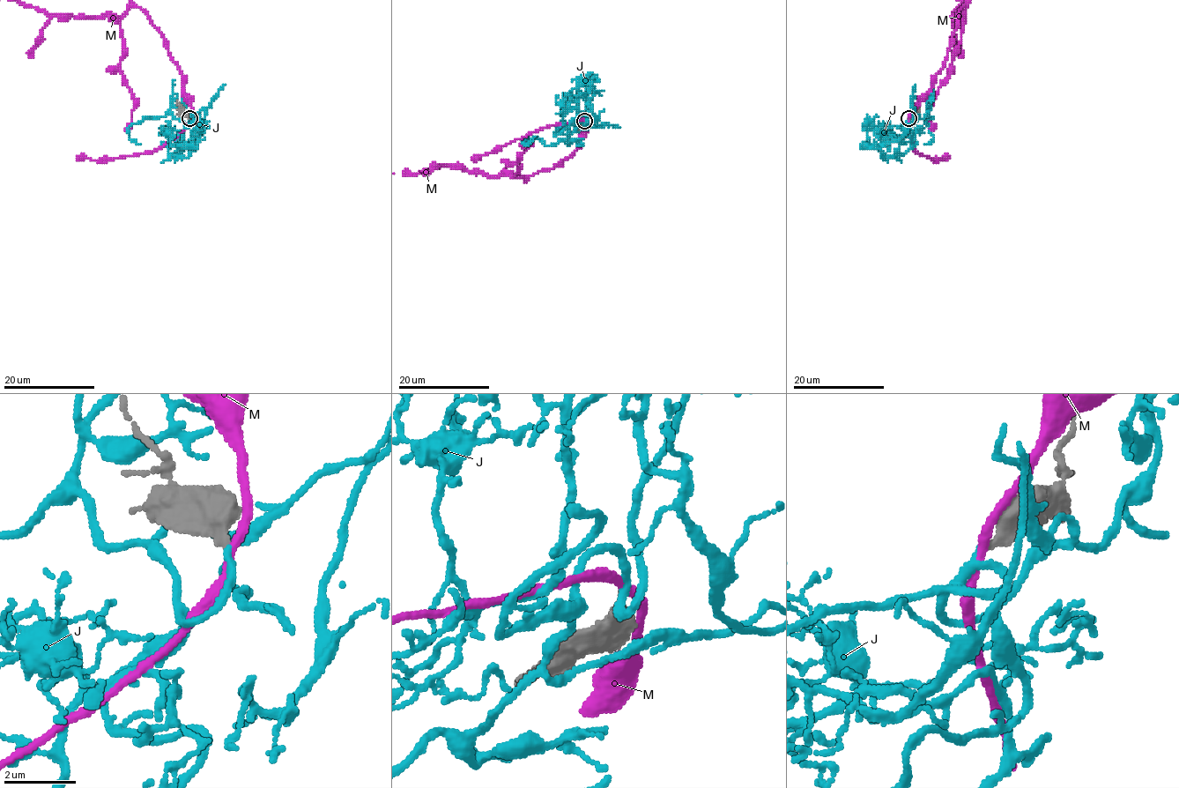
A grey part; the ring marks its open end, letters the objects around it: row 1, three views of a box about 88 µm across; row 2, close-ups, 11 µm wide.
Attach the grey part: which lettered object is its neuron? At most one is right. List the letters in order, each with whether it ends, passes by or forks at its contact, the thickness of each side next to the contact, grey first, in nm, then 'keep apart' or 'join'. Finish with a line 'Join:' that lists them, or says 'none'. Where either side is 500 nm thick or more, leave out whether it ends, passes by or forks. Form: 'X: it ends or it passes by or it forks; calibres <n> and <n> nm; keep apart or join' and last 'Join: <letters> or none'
J: it passes by; calibres 360 and 200 nm; join
M: it passes by; calibres 360 and 200 nm; keep apart
Join: J

